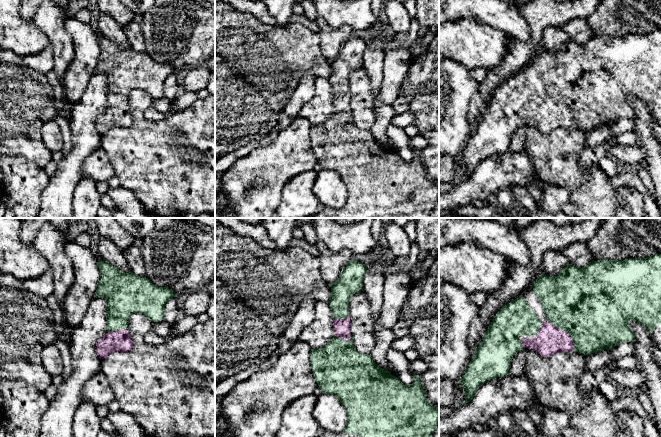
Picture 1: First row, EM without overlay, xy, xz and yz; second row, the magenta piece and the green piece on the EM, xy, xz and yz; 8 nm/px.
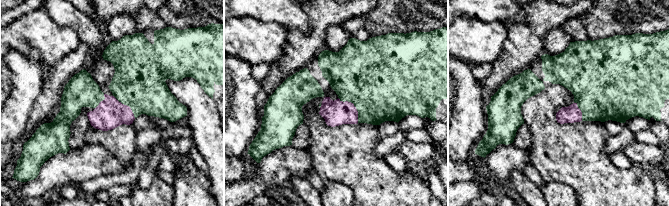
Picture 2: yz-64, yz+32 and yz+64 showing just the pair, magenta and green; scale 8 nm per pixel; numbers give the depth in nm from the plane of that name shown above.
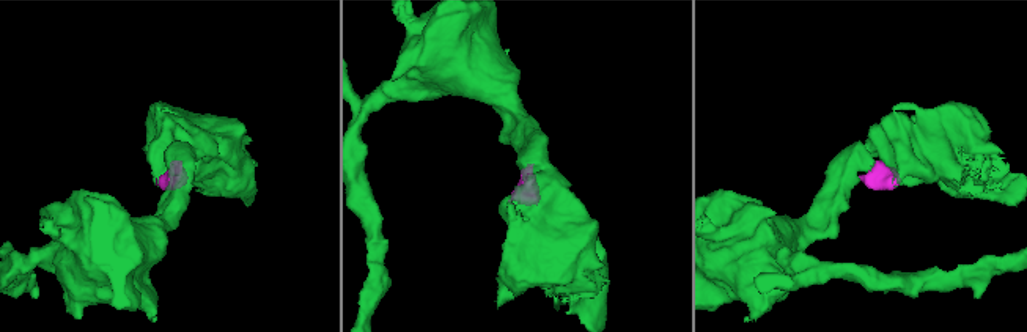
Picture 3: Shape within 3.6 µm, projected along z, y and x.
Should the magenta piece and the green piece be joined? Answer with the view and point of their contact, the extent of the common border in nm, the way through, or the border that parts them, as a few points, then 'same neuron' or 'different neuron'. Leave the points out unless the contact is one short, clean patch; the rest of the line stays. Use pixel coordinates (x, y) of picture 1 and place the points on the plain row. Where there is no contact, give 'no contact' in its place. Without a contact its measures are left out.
contact yz (566, 109); length 320 nm; same neuron

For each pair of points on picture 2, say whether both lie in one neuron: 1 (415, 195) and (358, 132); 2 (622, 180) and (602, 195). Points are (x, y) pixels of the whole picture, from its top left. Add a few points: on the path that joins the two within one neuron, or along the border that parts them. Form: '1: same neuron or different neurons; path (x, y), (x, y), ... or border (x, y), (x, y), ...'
1: same neuron; path (396, 189), (358, 151)
2: same neuron; path (617, 184), (607, 192)

